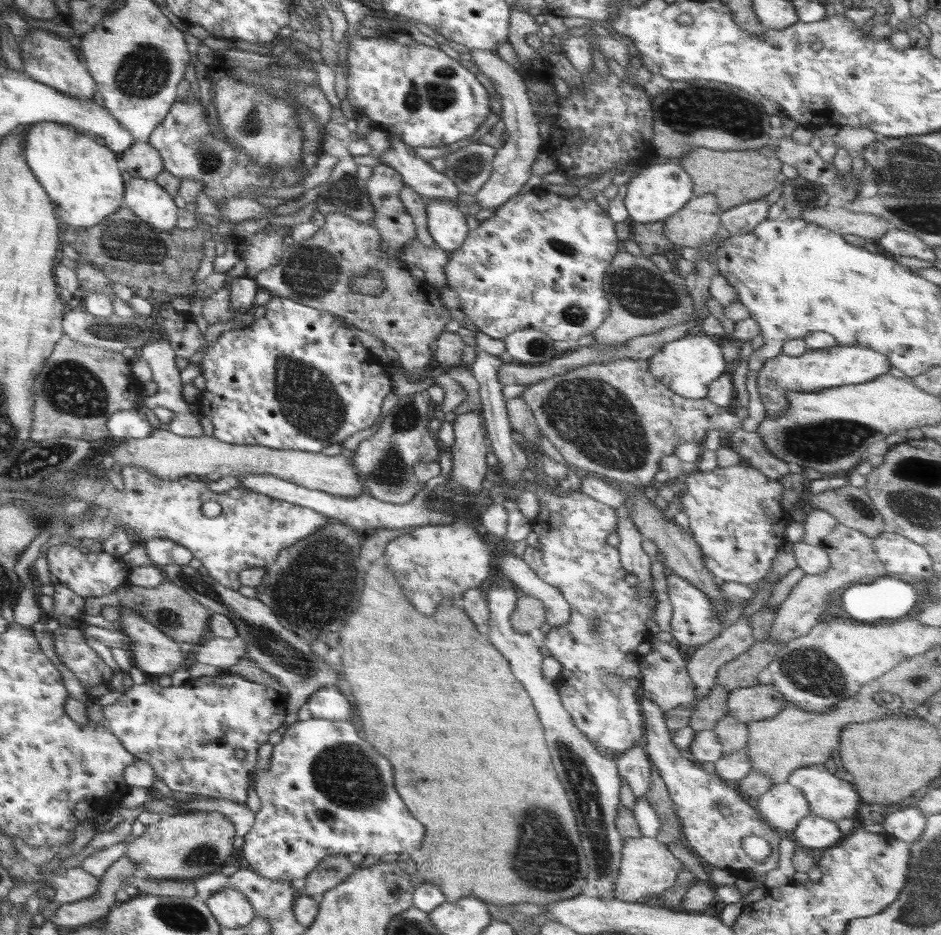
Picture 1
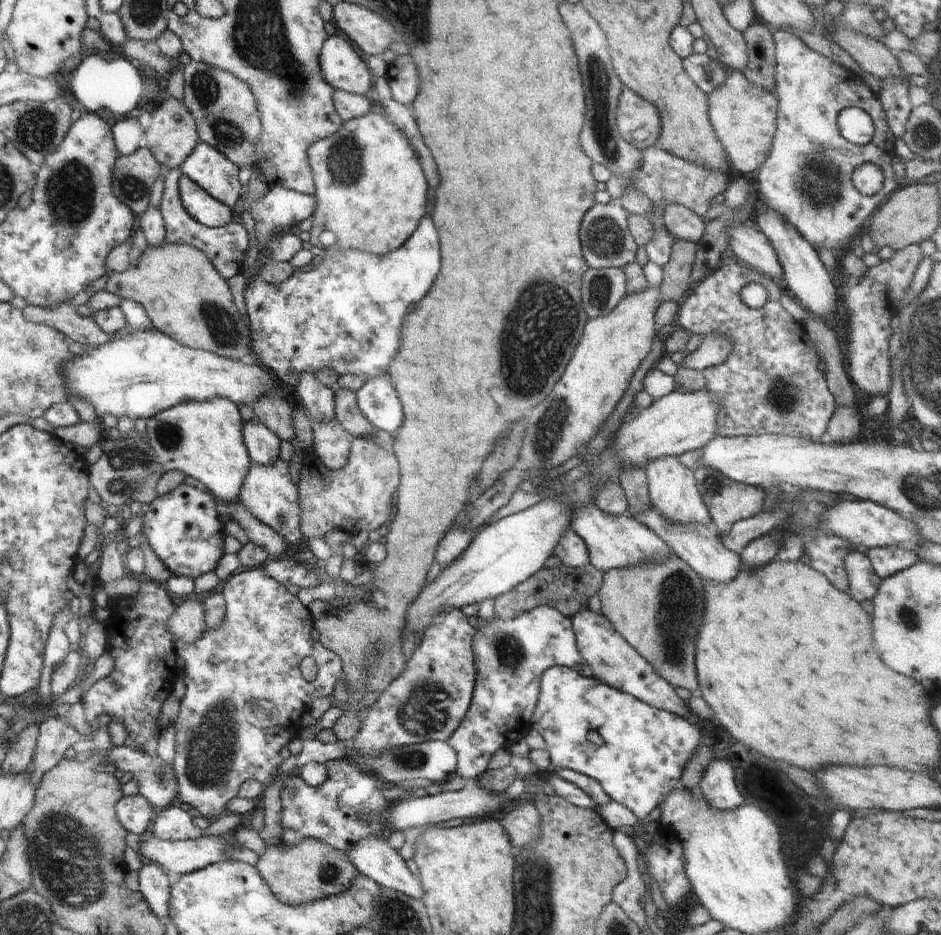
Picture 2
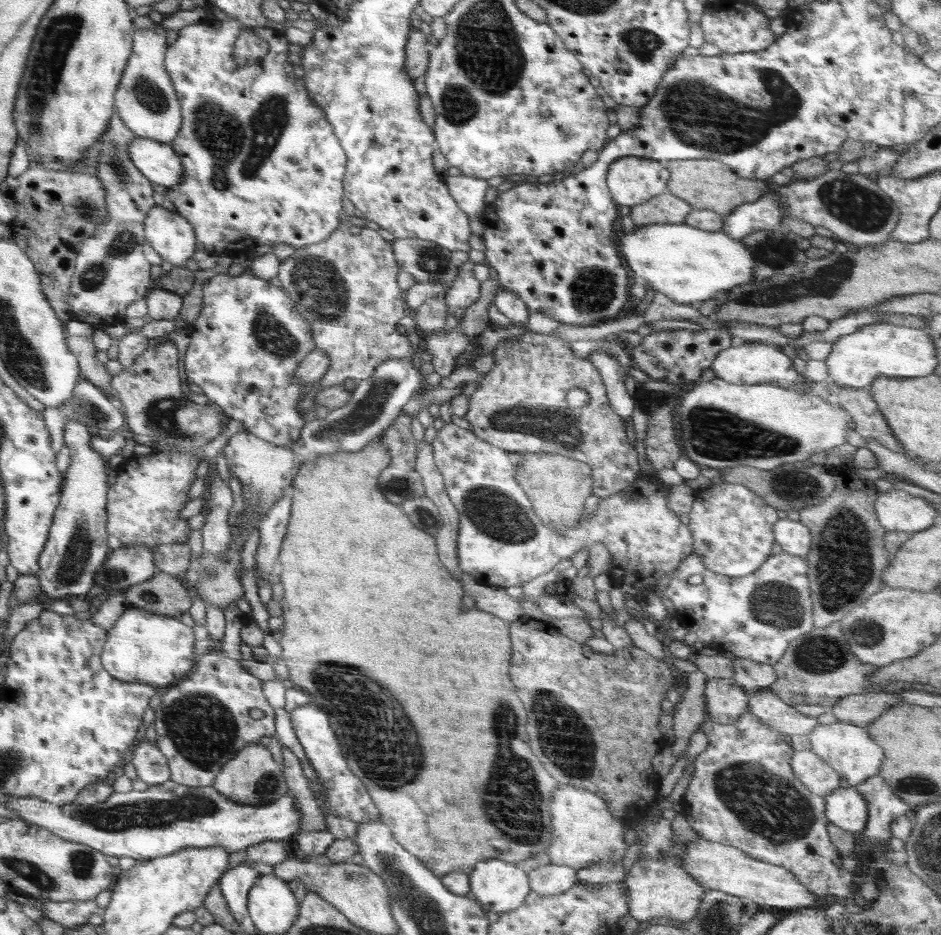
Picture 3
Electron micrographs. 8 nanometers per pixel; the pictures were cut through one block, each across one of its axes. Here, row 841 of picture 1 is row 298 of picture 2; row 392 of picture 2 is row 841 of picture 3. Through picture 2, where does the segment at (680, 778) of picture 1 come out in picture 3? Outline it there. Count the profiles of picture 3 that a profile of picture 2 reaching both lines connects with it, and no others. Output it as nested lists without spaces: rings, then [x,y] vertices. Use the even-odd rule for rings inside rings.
[[[749,710],[734,724],[720,724],[707,718],[699,730],[707,736],[708,744],[693,760],[694,772],[682,798],[682,813],[699,838],[739,848],[752,858],[786,868],[818,900],[828,902],[832,897],[846,897],[847,914],[863,912],[863,908],[855,905],[851,893],[853,874],[832,861],[839,852],[827,833],[825,799],[809,791],[794,776],[789,762],[795,750],[784,734],[762,724]]]

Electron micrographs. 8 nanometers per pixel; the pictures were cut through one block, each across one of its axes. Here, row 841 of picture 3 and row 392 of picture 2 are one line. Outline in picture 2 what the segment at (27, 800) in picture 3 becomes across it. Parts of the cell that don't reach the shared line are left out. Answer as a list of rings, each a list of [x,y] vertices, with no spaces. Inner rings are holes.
[[[156,327],[152,330],[134,330],[126,334],[124,338],[110,340],[104,346],[88,348],[82,355],[74,358],[70,366],[66,366],[66,386],[70,386],[70,392],[84,402],[90,402],[94,410],[98,410],[98,416],[112,414],[116,418],[128,416],[130,420],[136,421],[137,418],[152,418],[154,414],[170,406],[176,406],[178,402],[186,400],[210,400],[210,398],[228,398],[234,404],[248,404],[258,400],[258,396],[264,394],[268,386],[274,388],[274,380],[268,375],[266,370],[262,370],[258,364],[248,365],[242,361],[227,359],[217,354],[193,349],[176,342],[174,339],[161,333]]]

